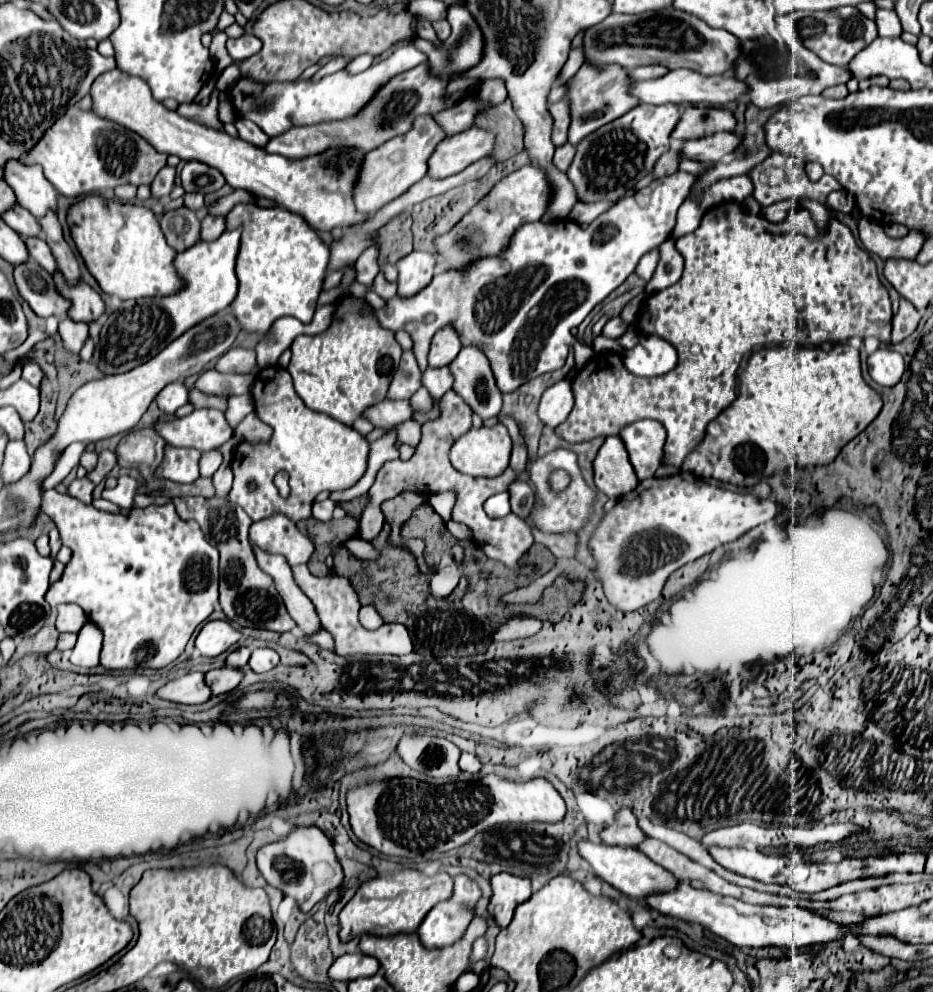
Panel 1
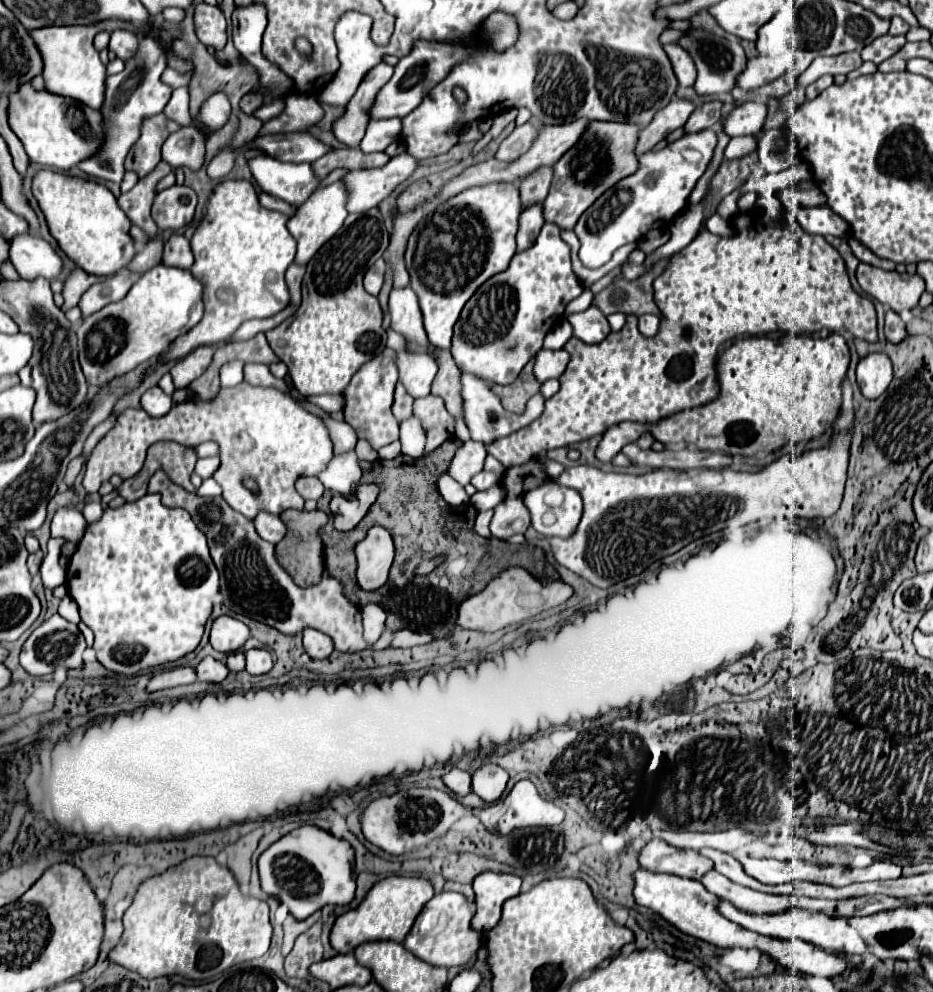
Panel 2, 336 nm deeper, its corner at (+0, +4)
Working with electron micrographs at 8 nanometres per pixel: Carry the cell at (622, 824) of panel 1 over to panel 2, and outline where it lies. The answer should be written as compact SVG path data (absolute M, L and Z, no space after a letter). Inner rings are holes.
M660 838L650 840L638 854L642 868L652 872L678 874L682 878L700 880L708 870L712 870L710 860L700 856L696 850L680 850L666 844Z

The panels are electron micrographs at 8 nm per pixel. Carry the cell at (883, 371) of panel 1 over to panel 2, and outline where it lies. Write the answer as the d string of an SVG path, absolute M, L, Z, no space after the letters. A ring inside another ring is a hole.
M874 352L858 362L858 386L866 398L880 396L892 382L892 362L886 354Z

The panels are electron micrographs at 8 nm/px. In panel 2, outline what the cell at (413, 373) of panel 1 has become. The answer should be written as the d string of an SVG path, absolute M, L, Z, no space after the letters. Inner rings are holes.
M386 348L382 356L376 356L370 360L370 364L364 364L358 374L354 374L354 380L350 382L350 388L346 388L344 398L344 418L346 422L356 430L358 438L368 440L376 450L398 440L398 420L392 414L394 404L394 388L398 382L398 366L396 356L392 348Z

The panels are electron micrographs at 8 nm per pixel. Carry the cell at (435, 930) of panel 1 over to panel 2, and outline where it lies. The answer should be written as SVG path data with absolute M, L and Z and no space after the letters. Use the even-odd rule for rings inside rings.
M440 892L430 900L430 904L426 904L426 908L422 908L418 920L414 922L412 932L404 940L404 946L414 956L422 958L432 966L446 966L446 968L464 966L482 946L482 936L472 930L470 920L472 910L466 896L458 892Z

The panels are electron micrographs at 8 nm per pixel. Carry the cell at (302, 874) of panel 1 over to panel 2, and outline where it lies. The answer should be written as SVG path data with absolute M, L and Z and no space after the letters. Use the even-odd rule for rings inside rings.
M300 826L266 848L258 858L258 872L262 890L288 904L296 920L306 920L326 904L350 904L356 890L352 846L316 826Z

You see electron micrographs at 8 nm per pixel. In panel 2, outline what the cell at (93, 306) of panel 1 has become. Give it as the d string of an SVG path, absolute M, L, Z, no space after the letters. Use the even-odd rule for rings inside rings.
M26 234L10 240L10 262L24 280L56 280L64 272L64 260L42 238Z

